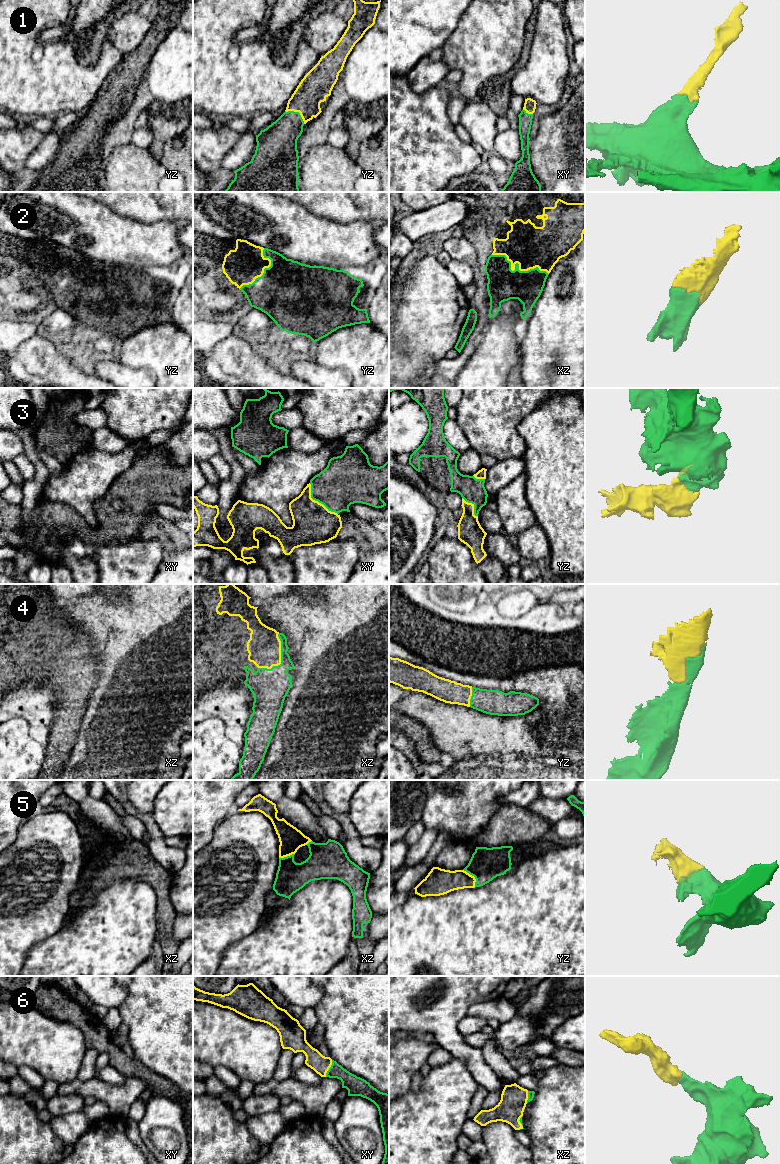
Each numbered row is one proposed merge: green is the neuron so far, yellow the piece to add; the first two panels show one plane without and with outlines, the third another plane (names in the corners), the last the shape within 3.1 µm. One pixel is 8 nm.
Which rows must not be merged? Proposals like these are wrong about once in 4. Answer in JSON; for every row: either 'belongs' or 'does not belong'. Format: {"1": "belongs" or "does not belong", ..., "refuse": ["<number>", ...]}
{"1": "belongs", "2": "belongs", "3": "belongs", "4": "belongs", "5": "belongs", "6": "belongs", "refuse": []}

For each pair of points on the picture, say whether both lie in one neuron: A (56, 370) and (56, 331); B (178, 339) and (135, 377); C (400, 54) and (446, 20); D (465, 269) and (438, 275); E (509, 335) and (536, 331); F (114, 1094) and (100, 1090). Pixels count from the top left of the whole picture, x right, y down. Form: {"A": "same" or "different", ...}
{"A": "different", "B": "different", "C": "same", "D": "different", "E": "different", "F": "same"}

